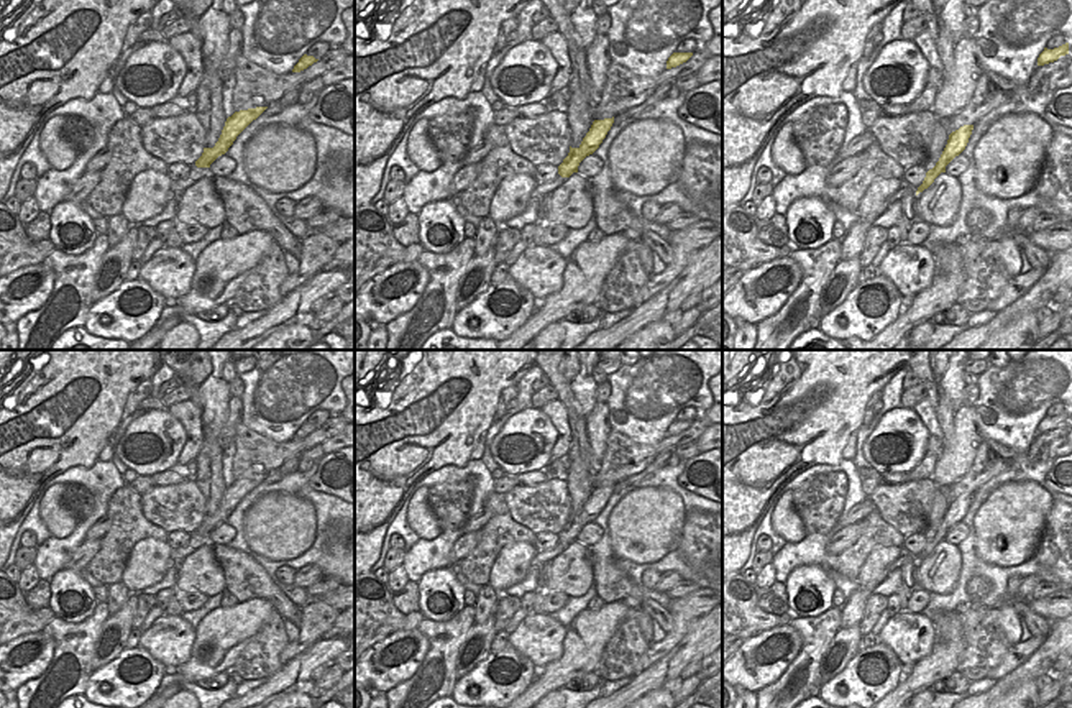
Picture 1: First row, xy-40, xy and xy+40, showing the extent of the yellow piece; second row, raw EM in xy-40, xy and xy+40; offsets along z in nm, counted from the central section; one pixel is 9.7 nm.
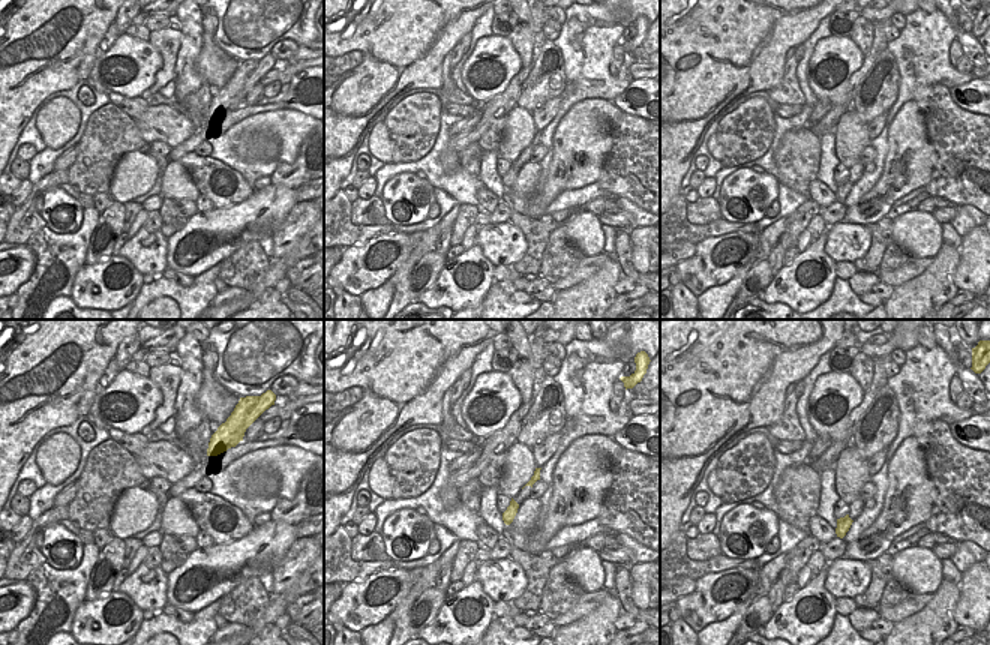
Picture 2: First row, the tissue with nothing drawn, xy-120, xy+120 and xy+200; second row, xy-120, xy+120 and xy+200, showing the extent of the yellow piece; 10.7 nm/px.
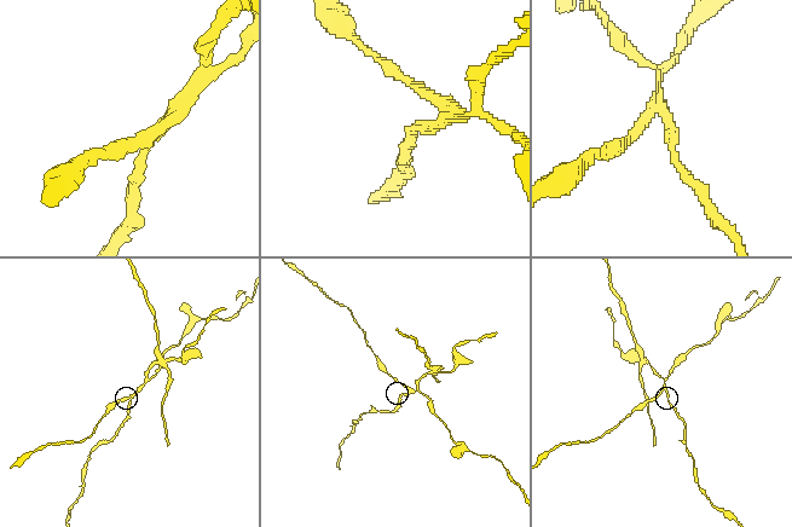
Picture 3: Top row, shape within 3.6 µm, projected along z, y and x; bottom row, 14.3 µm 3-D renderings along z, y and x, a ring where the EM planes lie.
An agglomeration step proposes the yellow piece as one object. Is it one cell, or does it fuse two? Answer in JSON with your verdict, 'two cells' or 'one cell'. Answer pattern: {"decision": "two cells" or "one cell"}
{"decision": "two cells"}

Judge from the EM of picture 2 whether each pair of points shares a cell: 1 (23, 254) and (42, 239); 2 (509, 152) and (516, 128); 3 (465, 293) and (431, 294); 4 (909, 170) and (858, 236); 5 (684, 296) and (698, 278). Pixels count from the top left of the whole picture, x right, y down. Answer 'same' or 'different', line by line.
1: different
2: same
3: same
4: different
5: different

